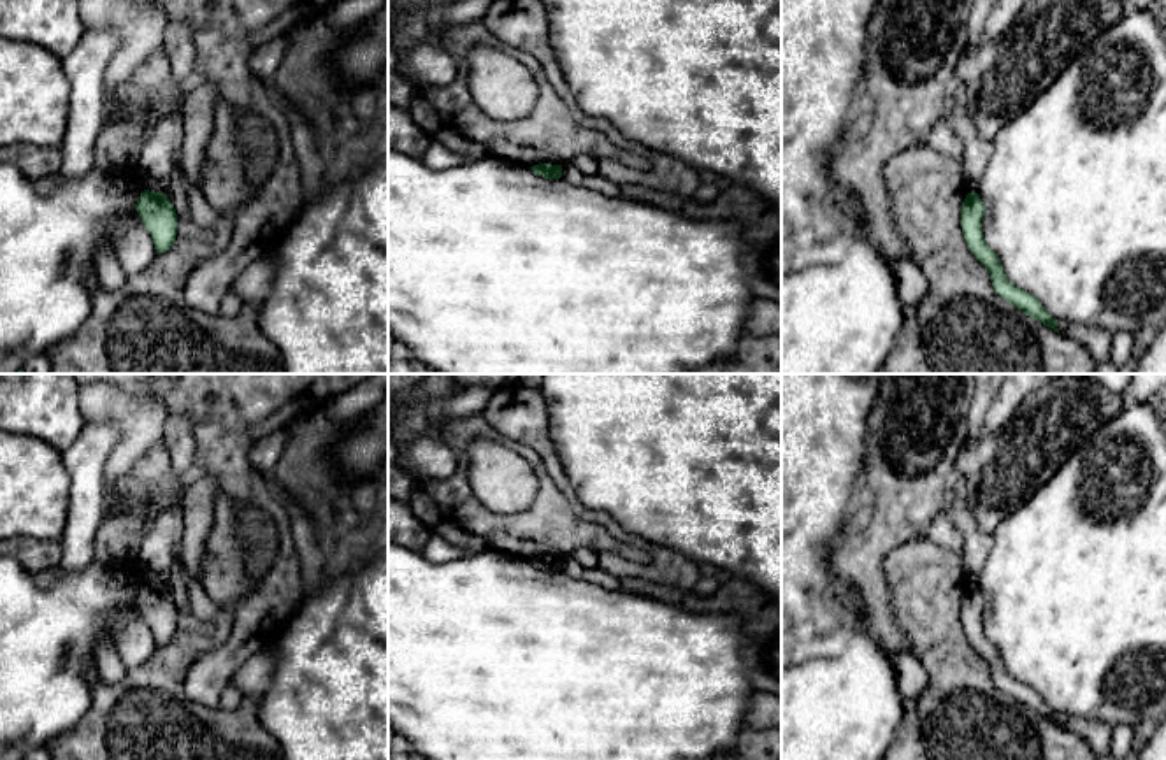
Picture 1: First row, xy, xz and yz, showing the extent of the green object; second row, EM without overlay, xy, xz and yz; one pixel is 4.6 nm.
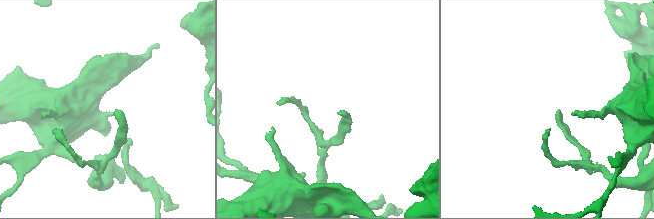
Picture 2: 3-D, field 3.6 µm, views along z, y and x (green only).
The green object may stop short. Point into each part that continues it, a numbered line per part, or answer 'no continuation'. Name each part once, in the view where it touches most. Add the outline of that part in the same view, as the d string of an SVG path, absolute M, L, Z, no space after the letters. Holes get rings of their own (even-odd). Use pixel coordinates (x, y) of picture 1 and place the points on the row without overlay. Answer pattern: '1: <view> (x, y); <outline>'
no continuation

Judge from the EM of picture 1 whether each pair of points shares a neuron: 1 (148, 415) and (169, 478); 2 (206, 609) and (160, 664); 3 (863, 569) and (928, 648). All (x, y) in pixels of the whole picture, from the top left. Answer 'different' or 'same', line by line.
1: different
2: different
3: different

